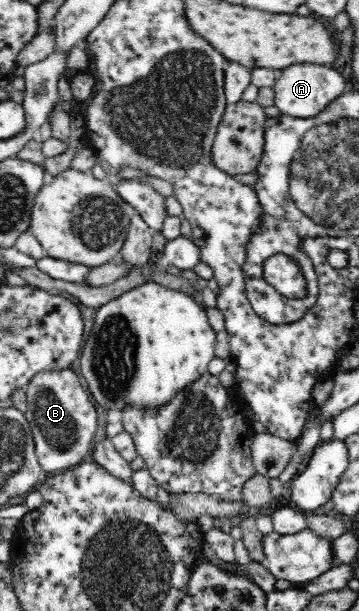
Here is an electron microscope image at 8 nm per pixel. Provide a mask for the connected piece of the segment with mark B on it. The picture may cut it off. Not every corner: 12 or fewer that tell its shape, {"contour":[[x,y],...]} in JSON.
{"contour":[[70,368],[41,370],[26,411],[43,472],[83,462],[97,411]]}

